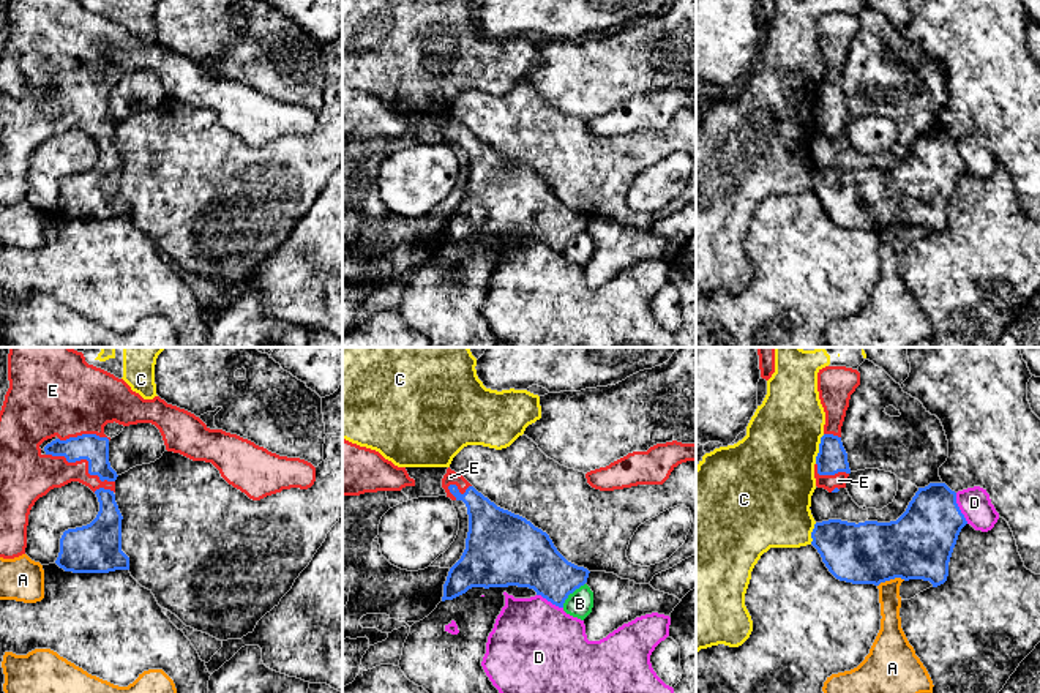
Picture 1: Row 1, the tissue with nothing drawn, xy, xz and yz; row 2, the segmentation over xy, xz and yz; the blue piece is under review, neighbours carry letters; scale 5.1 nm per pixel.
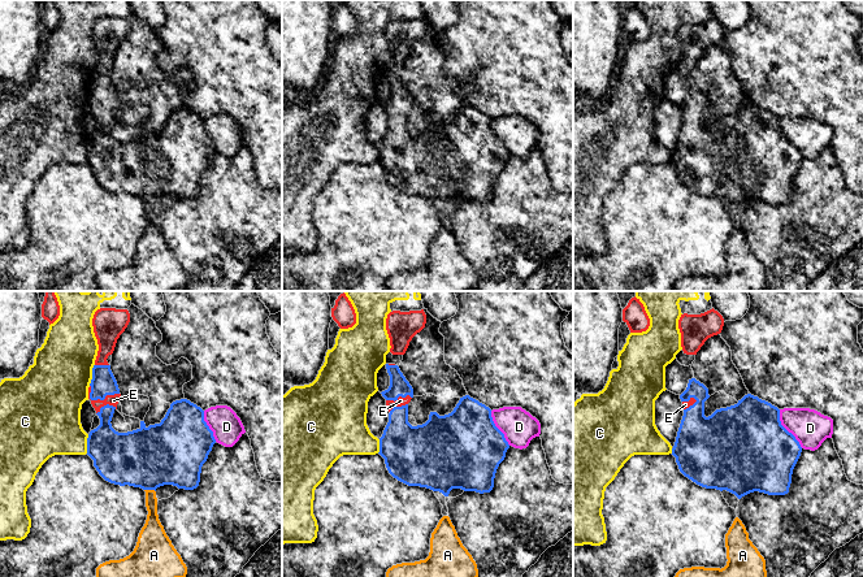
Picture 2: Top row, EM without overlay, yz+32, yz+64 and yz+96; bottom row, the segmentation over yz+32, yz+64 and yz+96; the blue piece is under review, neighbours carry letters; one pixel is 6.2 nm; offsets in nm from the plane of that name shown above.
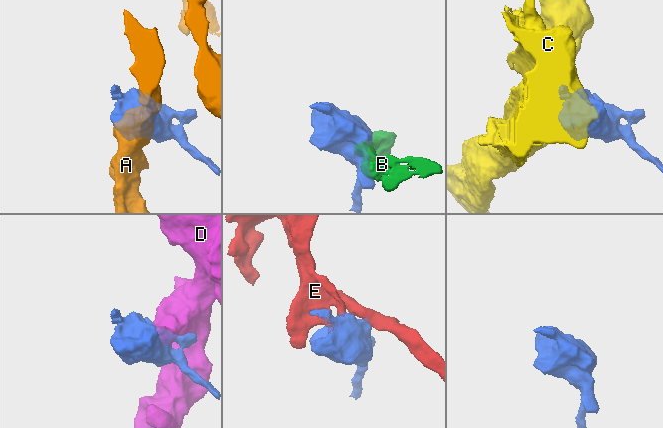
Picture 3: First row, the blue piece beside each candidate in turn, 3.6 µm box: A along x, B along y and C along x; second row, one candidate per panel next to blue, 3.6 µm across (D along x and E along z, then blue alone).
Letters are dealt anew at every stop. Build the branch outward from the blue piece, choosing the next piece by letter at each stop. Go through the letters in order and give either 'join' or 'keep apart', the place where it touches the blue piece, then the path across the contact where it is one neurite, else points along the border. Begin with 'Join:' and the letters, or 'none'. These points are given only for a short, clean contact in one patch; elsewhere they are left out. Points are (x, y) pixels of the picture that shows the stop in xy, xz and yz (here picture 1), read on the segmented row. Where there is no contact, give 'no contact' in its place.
Join: E
A: keep apart | yz (890, 578)
B: keep apart | xz (570, 592)
C: keep apart | yz (819, 449)
D: keep apart | yz (958, 509)
E: join | xy (86, 458)

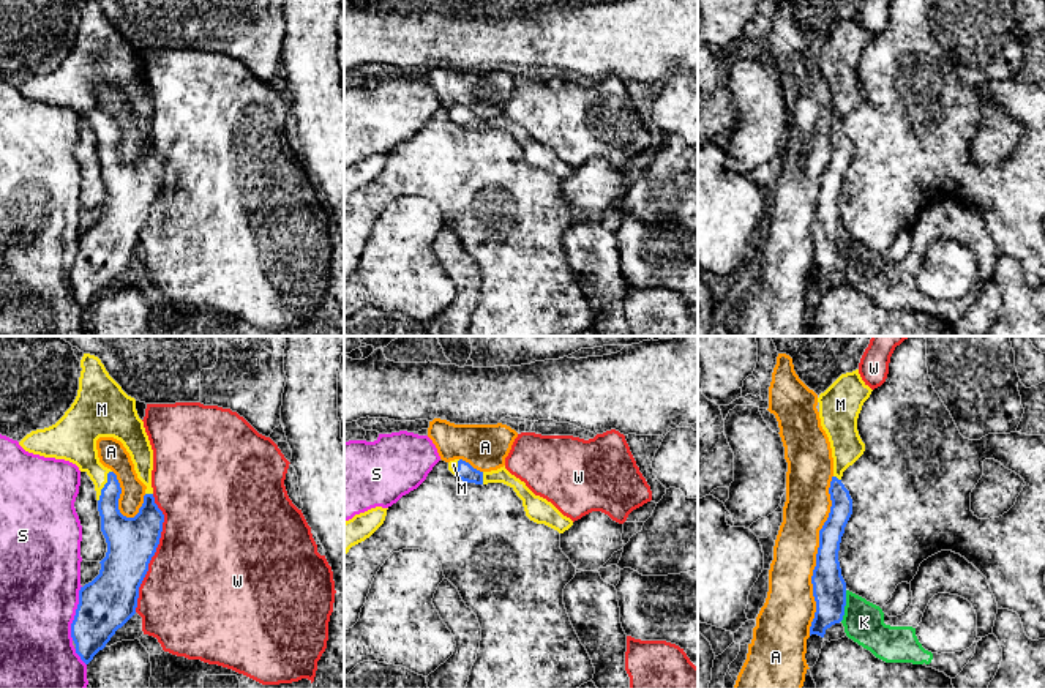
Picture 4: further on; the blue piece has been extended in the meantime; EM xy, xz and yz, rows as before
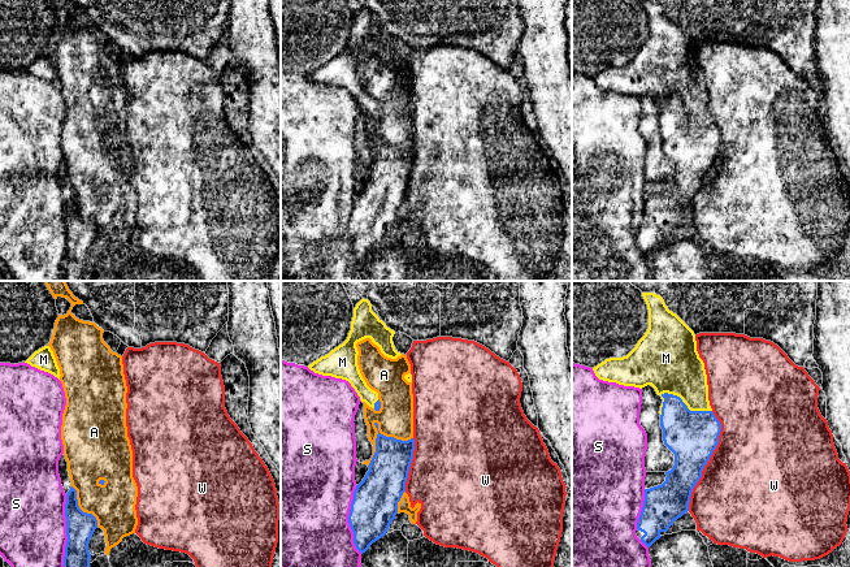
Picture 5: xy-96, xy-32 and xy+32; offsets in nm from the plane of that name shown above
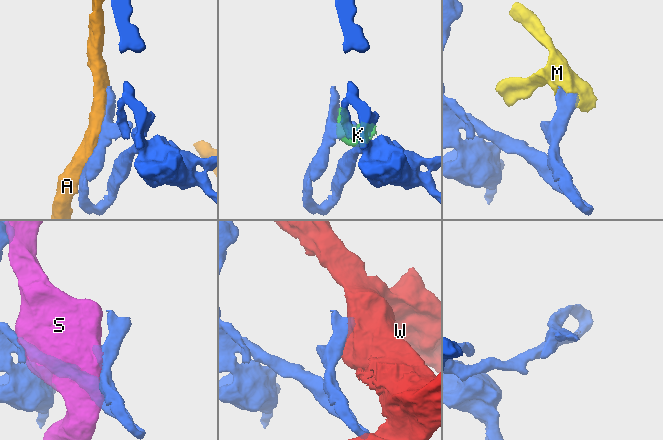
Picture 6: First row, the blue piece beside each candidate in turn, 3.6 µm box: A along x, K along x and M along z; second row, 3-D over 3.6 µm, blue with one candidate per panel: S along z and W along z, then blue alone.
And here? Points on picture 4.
Join: M
A: keep apart | yz (816, 556)
K: keep apart | yz (845, 605)
M: join | xy (104, 486)
S: keep apart | xy (76, 613)
W: keep apart | xy (155, 551)

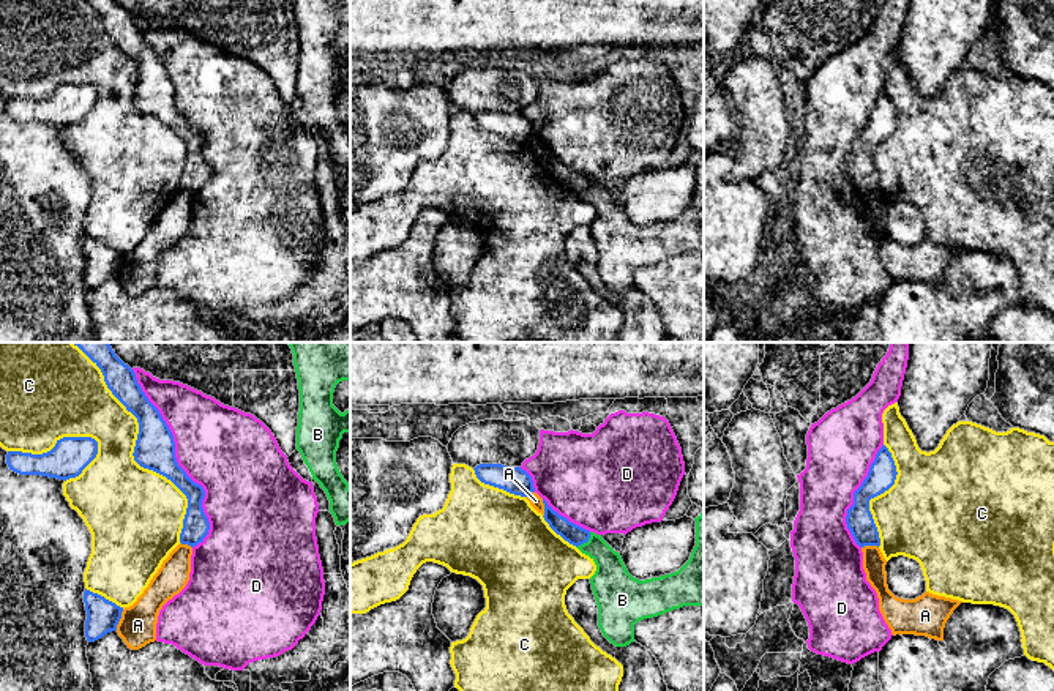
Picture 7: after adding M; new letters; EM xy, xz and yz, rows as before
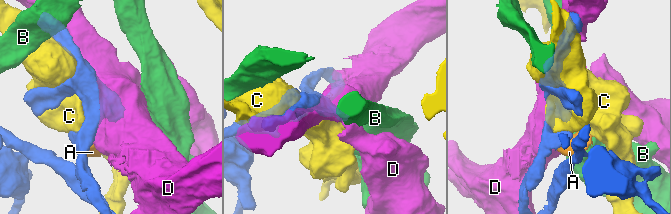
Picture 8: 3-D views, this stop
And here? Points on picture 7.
Join: none
A: keep apart | xy (119, 620)
B: keep apart | xz (586, 541)
C: keep apart | xy (134, 448)
D: keep apart | xy (175, 461)

